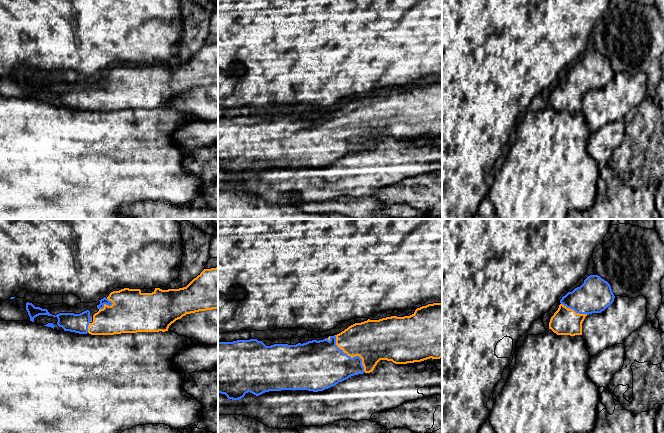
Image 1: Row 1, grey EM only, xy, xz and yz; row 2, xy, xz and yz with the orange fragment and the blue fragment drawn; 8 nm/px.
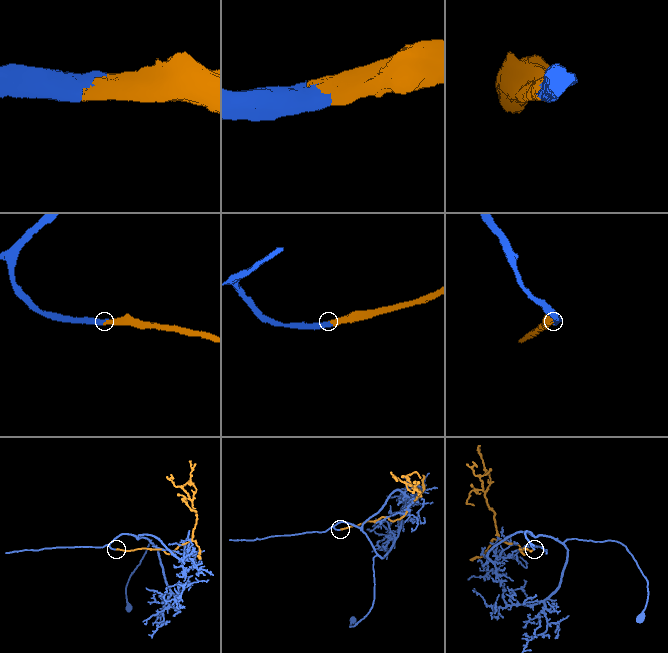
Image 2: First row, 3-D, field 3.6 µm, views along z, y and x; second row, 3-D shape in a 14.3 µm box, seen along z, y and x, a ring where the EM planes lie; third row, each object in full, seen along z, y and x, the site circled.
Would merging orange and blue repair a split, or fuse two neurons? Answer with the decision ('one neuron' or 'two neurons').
one neuron

